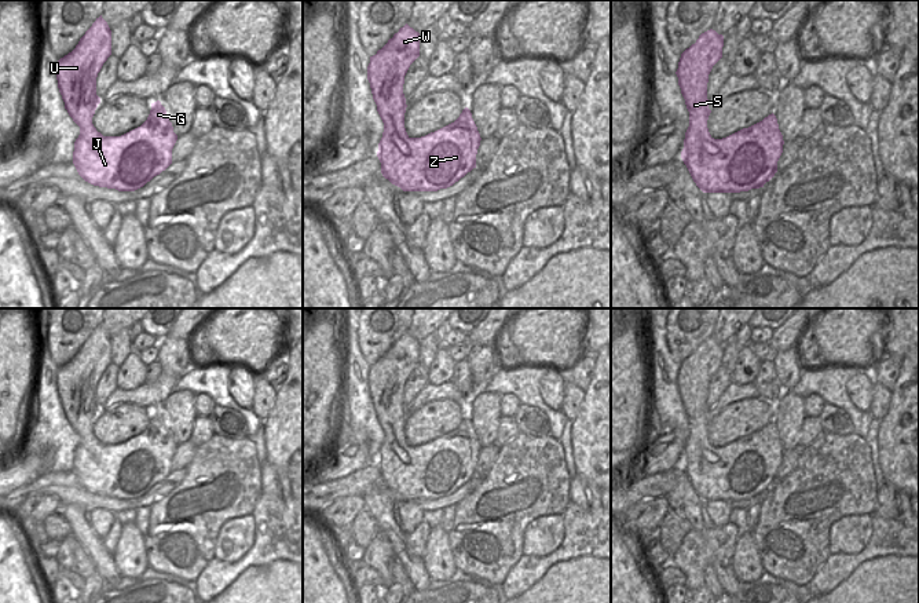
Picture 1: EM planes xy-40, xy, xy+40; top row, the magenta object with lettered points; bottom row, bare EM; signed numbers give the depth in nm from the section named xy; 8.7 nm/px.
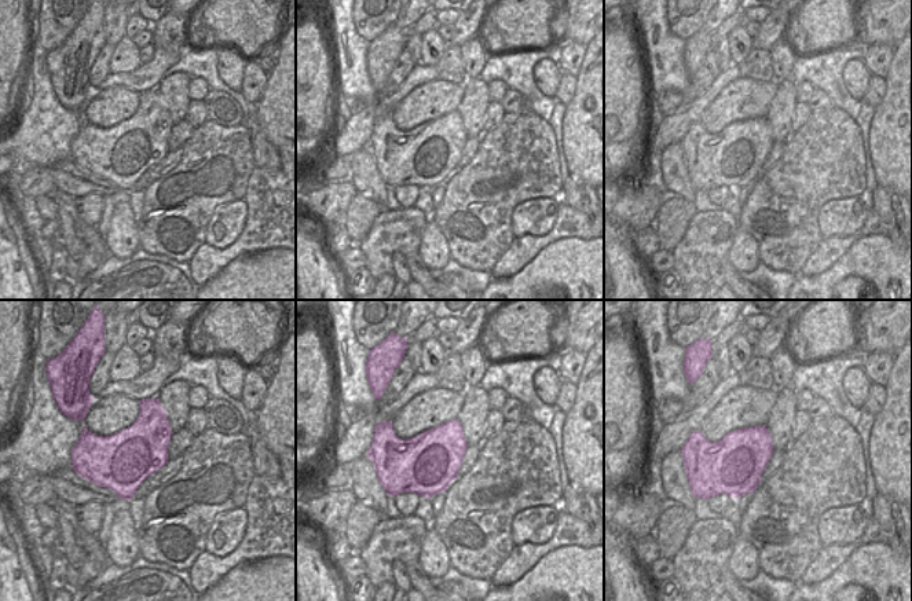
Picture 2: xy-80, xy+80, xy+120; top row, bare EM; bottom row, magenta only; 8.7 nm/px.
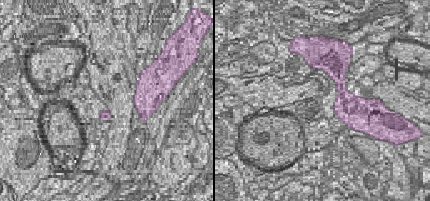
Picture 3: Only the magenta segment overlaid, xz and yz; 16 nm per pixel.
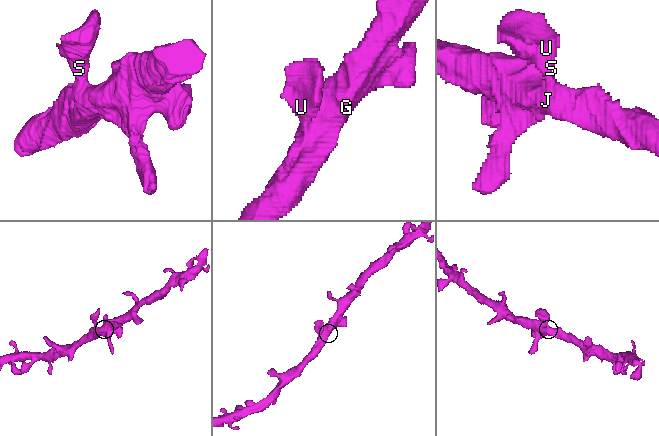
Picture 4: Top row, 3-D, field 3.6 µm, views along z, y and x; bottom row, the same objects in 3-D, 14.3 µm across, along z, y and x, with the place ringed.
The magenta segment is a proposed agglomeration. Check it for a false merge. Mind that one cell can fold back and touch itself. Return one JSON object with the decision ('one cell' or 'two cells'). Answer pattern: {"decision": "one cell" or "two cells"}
{"decision": "one cell"}

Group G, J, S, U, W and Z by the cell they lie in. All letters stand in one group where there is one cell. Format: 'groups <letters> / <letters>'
groups G J S U W Z

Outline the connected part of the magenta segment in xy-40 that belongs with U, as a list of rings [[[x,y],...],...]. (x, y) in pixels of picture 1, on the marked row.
[[[96,18],[76,48],[56,66],[58,88],[65,109],[80,127],[73,164],[88,183],[118,191],[135,191],[172,164],[177,140],[160,100],[151,103],[147,120],[121,136],[103,136],[92,124],[100,98],[96,77],[111,55],[111,30]]]

